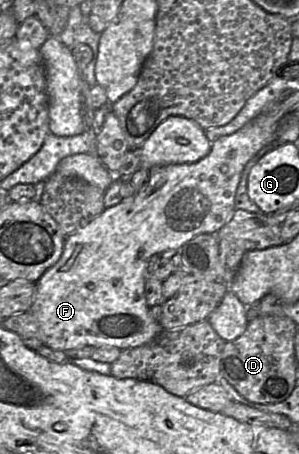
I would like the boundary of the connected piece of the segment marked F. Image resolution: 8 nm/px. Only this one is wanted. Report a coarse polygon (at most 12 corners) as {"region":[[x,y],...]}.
{"region":[[264,112],[67,235],[35,283],[44,345],[125,350],[163,328],[149,258],[232,219]]}

